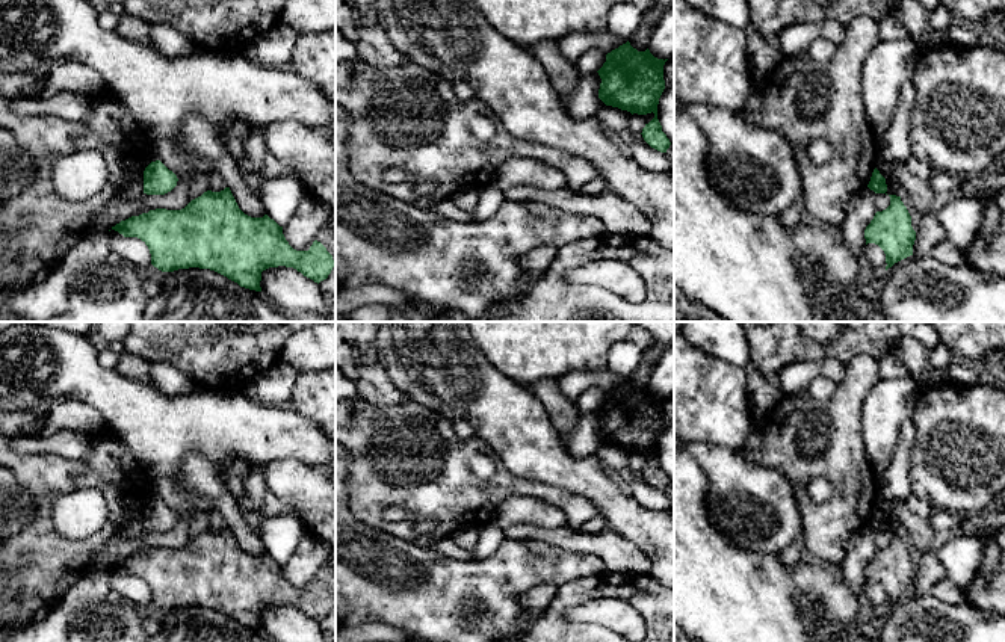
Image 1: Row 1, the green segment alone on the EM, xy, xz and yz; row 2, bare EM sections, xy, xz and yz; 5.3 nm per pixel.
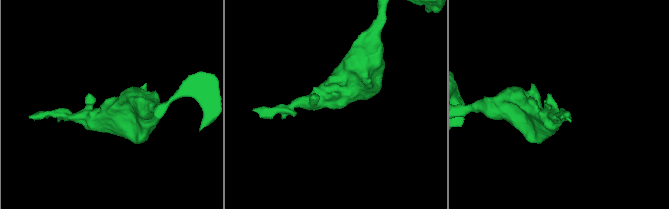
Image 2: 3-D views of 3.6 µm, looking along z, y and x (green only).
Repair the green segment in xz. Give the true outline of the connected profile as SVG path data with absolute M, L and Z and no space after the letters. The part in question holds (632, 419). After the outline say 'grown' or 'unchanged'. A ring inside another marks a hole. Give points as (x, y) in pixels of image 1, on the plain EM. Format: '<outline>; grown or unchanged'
M627 379L606 393L606 400L597 409L601 421L598 437L612 446L632 453L654 452L642 467L644 479L654 488L666 491L671 480L657 458L659 437L665 427L663 403L668 397L654 396L650 388L638 390Z; unchanged

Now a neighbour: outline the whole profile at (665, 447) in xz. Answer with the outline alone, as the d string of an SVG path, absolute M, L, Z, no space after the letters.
M674 394L663 403L665 427L657 443L657 458L662 464L662 470L674 483Z

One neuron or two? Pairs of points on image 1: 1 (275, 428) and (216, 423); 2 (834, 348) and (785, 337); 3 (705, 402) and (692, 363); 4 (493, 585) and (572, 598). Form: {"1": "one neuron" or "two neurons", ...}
{"1": "one neuron", "2": "one neuron", "3": "one neuron", "4": "two neurons"}

